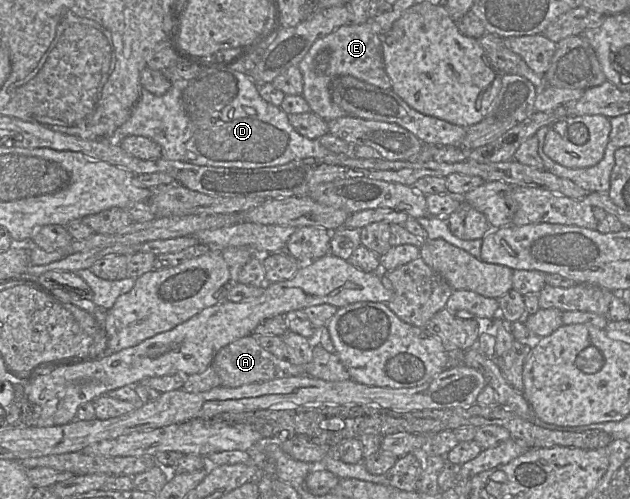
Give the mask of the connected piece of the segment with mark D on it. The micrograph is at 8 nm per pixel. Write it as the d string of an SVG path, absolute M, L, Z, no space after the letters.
M229 68L203 69L189 80L172 84L163 95L144 90L129 119L115 130L110 141L120 143L127 136L144 136L158 143L166 160L178 160L198 166L253 169L287 164L306 158L323 158L335 154L317 139L299 134L290 124L288 115L277 106L266 102L257 91L253 79Z

